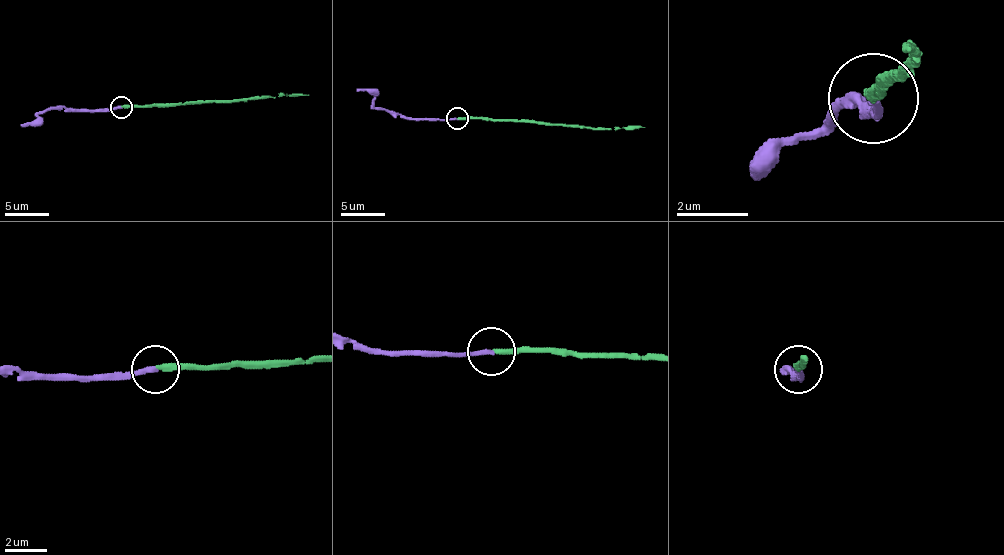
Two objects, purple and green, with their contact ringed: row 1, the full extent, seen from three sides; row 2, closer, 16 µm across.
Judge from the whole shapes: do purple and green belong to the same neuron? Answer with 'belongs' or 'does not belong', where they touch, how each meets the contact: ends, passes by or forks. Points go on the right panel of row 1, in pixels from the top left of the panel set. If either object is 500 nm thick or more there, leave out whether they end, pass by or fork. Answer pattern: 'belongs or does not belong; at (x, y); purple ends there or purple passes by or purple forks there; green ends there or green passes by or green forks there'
belongs; at (873, 98); purple ends there; green ends there

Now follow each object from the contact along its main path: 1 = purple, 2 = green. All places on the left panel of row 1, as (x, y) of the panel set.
1: (120, 107), (55, 107), (40, 112), (31, 125), (20, 125)
2: (123, 107), (308, 94)

